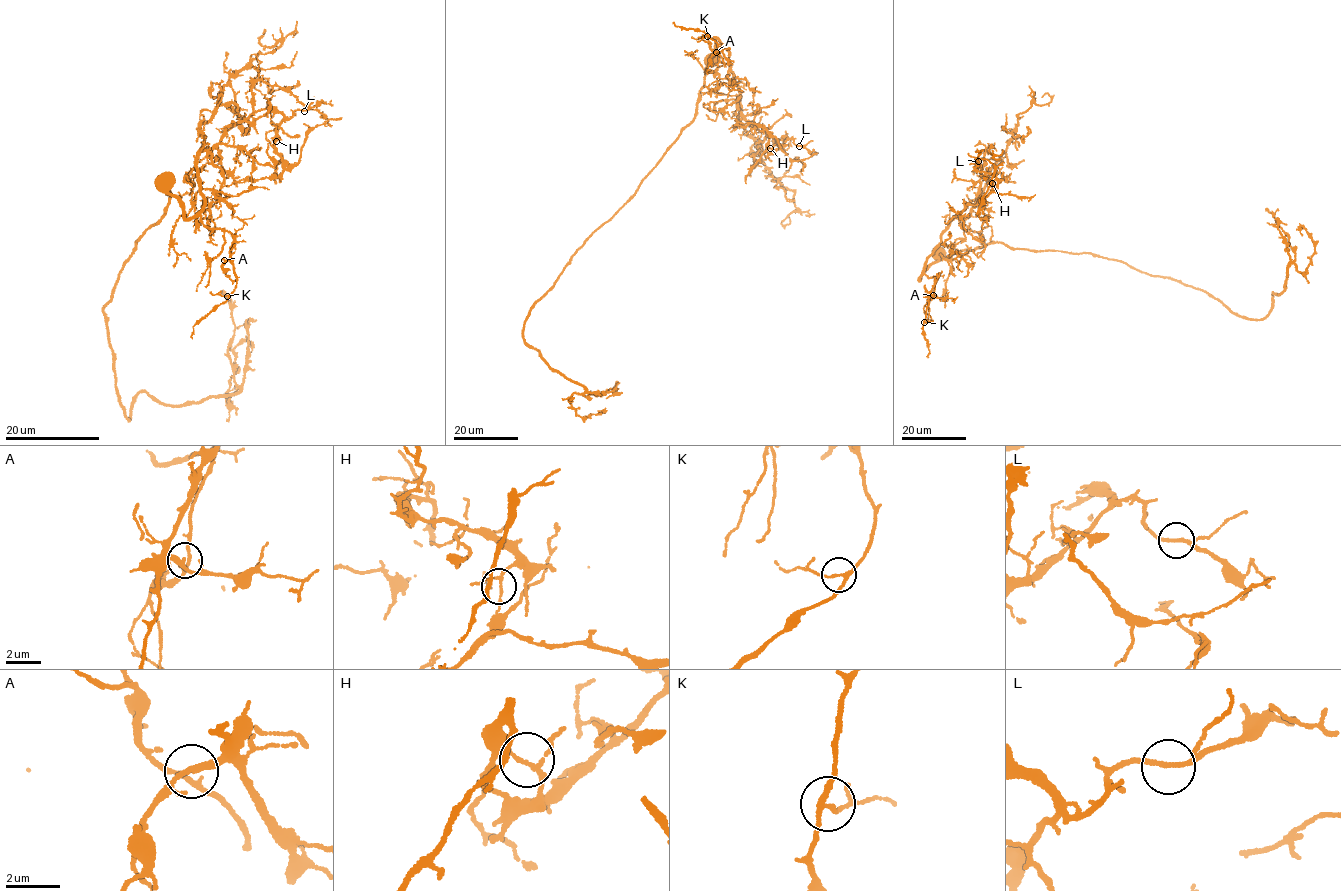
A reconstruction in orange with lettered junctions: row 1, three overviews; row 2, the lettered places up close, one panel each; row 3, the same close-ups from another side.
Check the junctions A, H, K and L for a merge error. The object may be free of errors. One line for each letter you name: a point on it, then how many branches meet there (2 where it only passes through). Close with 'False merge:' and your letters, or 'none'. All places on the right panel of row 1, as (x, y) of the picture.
H: at (992, 183); 3 branches meet
False merge: H

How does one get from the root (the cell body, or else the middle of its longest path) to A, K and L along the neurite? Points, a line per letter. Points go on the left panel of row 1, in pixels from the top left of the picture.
A: (164, 180), (166, 191), (177, 198), (185, 217), (199, 216), (208, 228), (233, 235), (230, 256), (224, 260)
K: (164, 180), (185, 217), (199, 216), (208, 228), (233, 235), (237, 283), (227, 296)
L: (164, 180), (189, 218), (204, 205), (199, 155), (211, 158), (225, 128), (264, 108), (288, 118), (304, 111)

